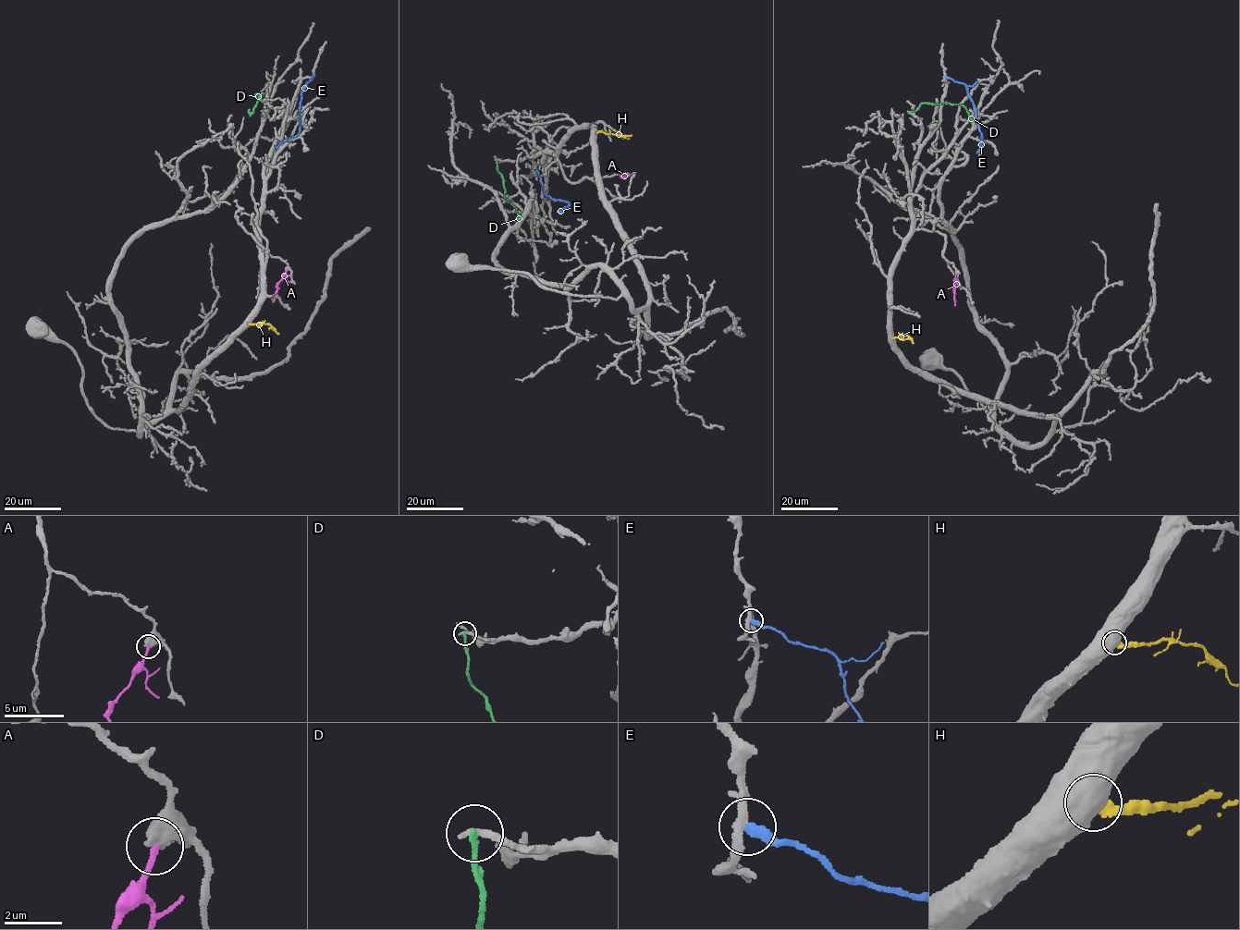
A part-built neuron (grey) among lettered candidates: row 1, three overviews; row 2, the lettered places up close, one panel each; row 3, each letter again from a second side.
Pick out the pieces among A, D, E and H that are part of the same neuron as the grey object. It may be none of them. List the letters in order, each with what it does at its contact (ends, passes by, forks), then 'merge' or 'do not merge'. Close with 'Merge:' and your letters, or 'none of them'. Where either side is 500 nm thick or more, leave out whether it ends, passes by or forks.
A: do not merge
D: it ends; do not merge
E: it ends; do not merge
H: do not merge
Merge: none of them

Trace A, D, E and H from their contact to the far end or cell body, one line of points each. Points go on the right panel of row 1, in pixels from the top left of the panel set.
A: (956, 275), (955, 305)
D: (908, 112), (915, 110), (923, 103), (948, 103), (965, 107), (970, 116)
E: (945, 76), (963, 83), (974, 104), (982, 138), (981, 147), (976, 152)
H: (893, 337), (906, 335), (914, 342)

